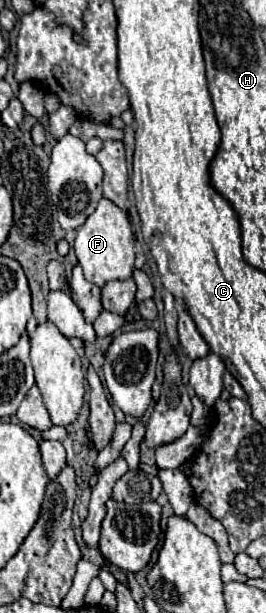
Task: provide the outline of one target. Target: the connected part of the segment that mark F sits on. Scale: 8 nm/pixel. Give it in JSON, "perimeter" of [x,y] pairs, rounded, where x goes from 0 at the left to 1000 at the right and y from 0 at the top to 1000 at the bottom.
{"perimeter":[[[380,325],[365,341],[327,354],[320,367],[289,374],[282,387],[282,416],[297,432],[312,436],[320,455],[365,468],[395,468],[410,458],[470,458],[492,455],[508,409],[500,409],[500,374],[477,361],[470,344],[432,338],[410,325]]]}

